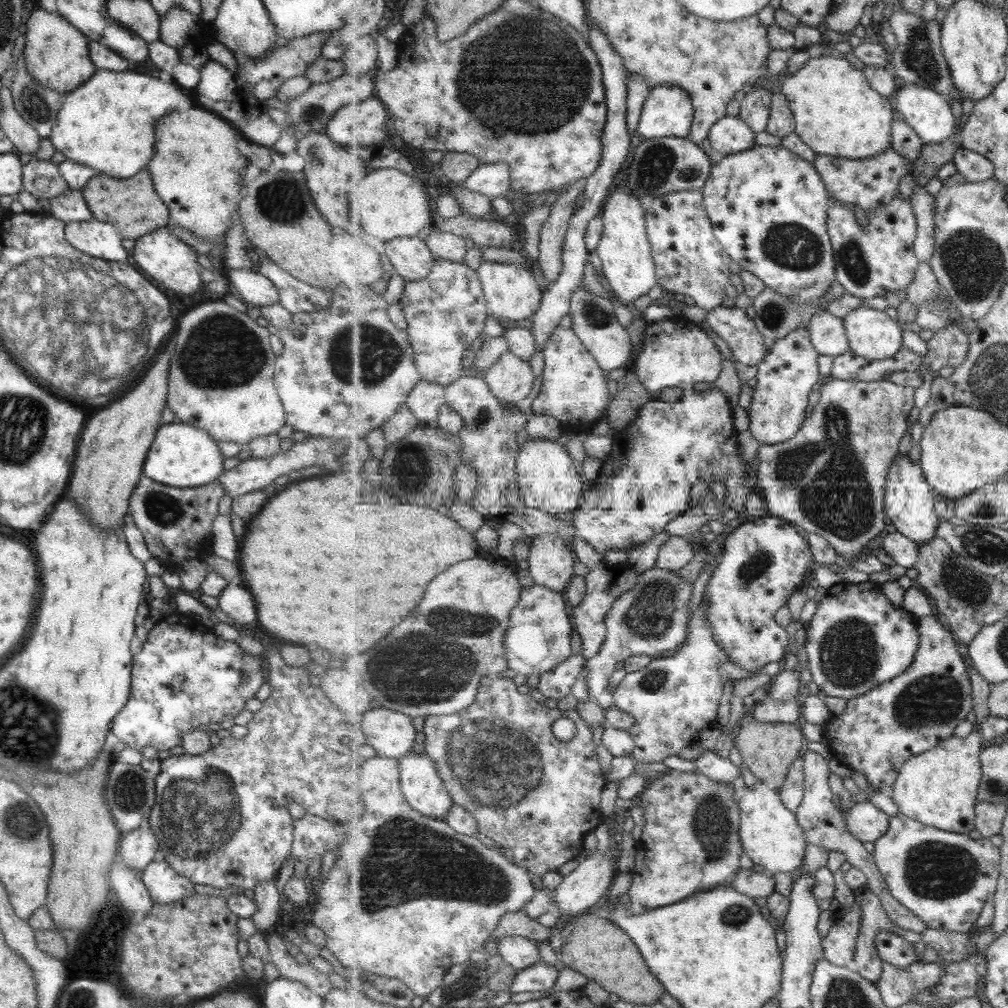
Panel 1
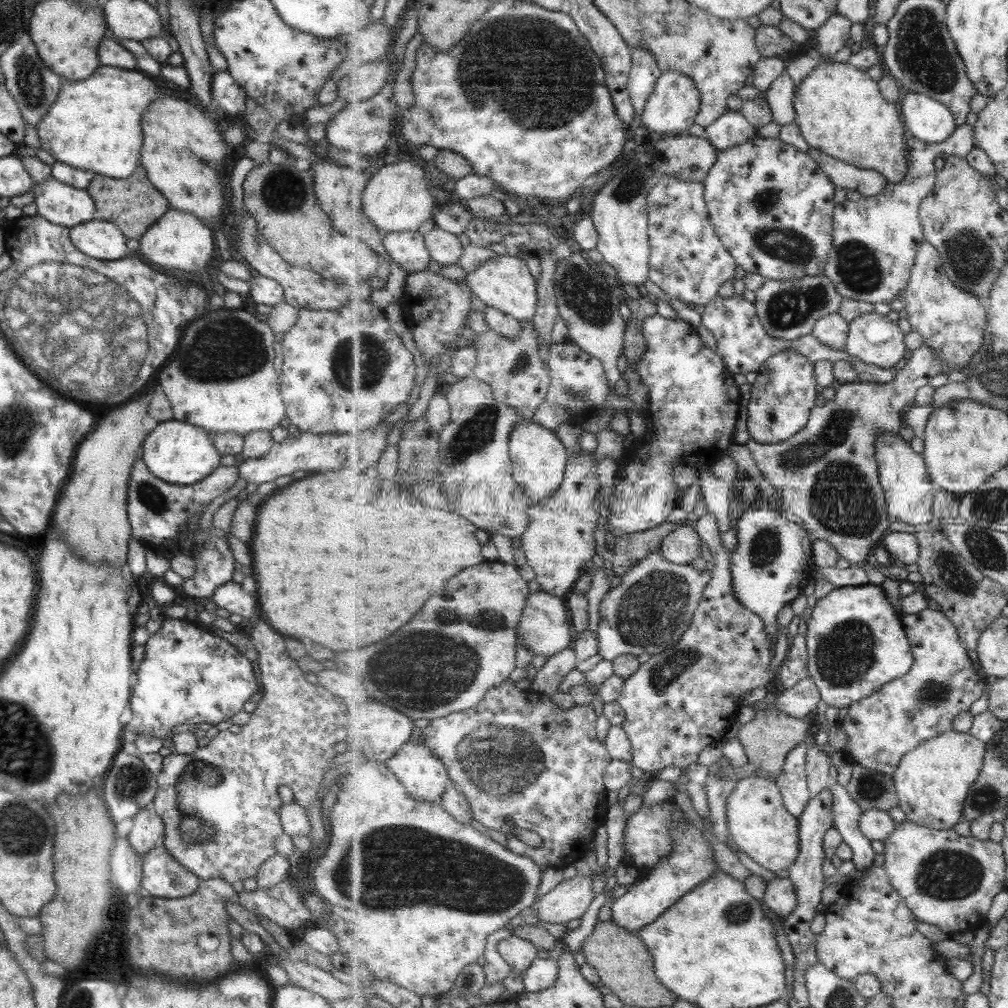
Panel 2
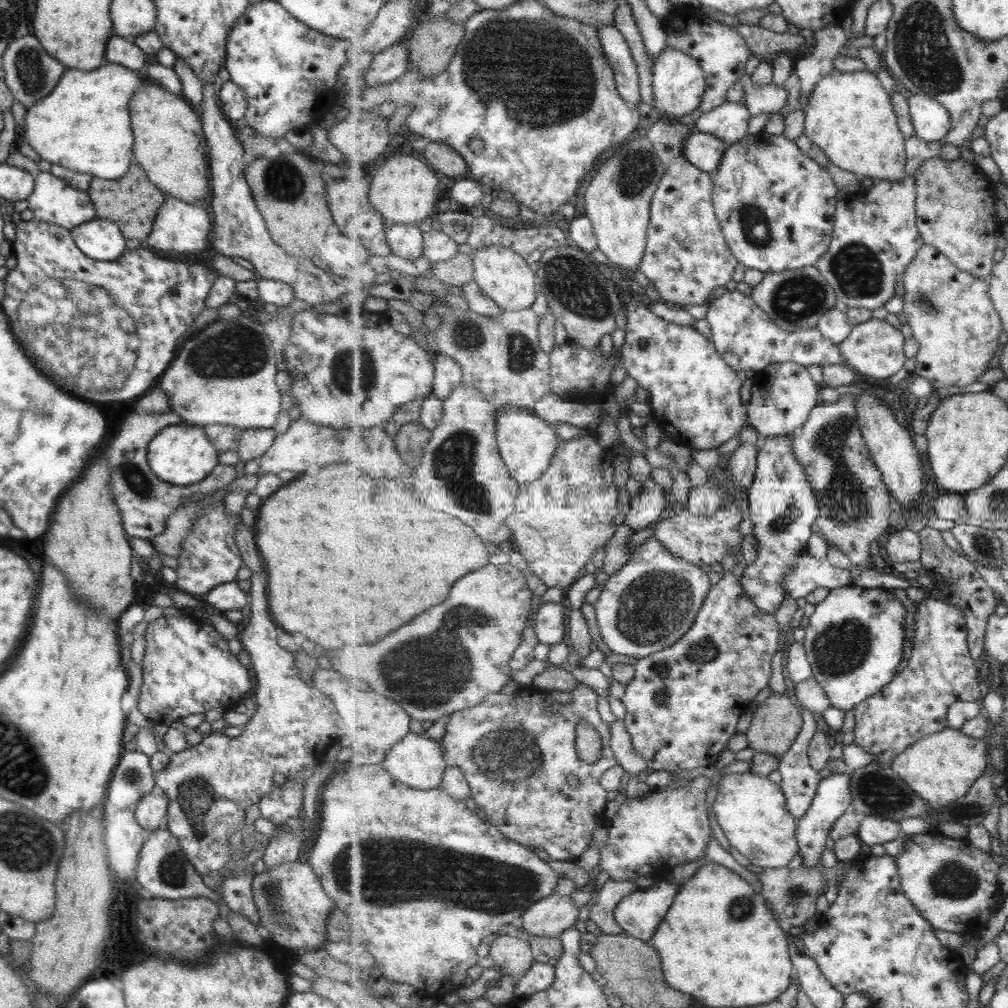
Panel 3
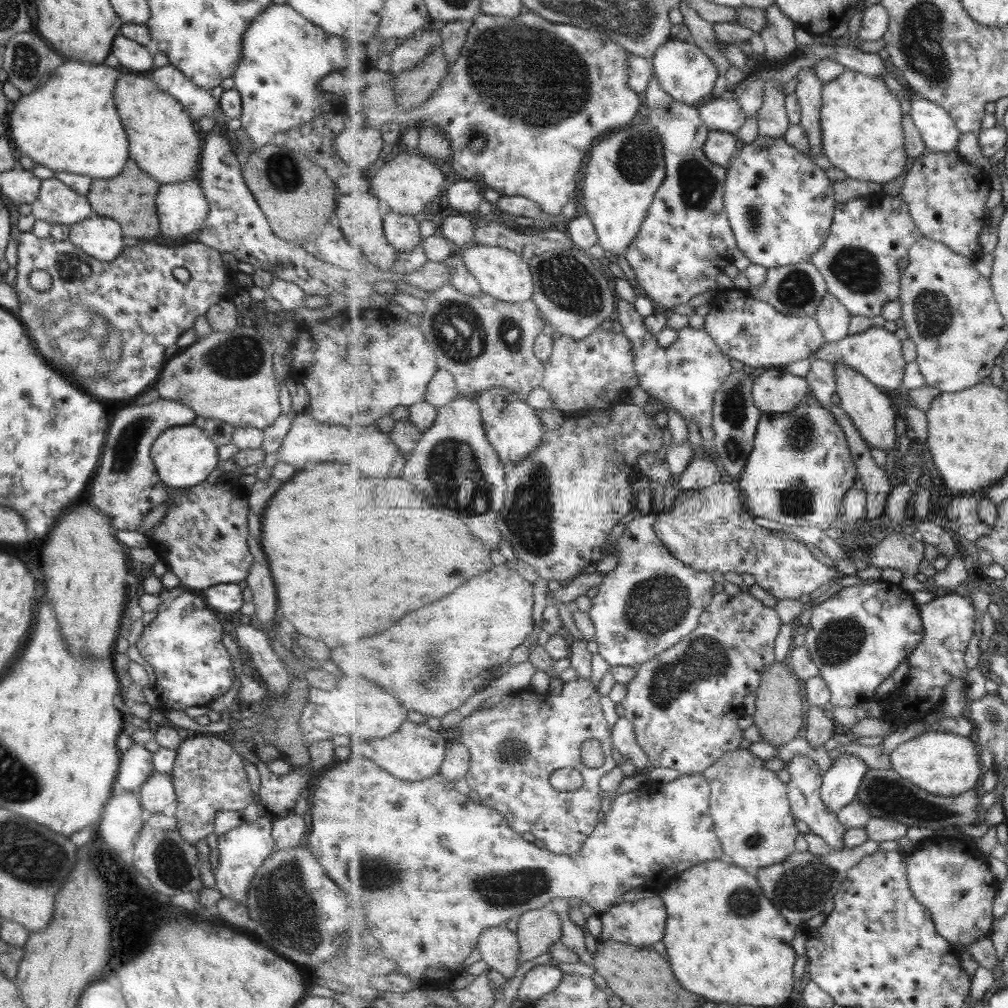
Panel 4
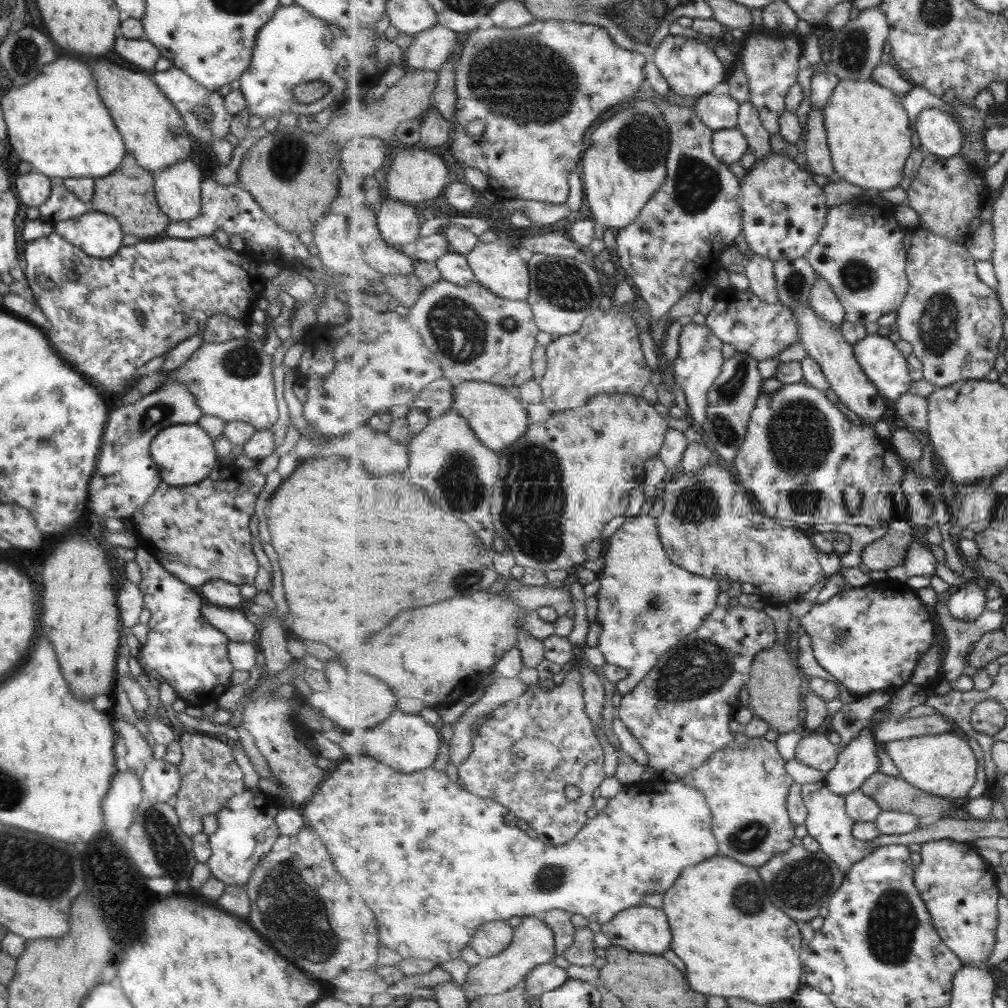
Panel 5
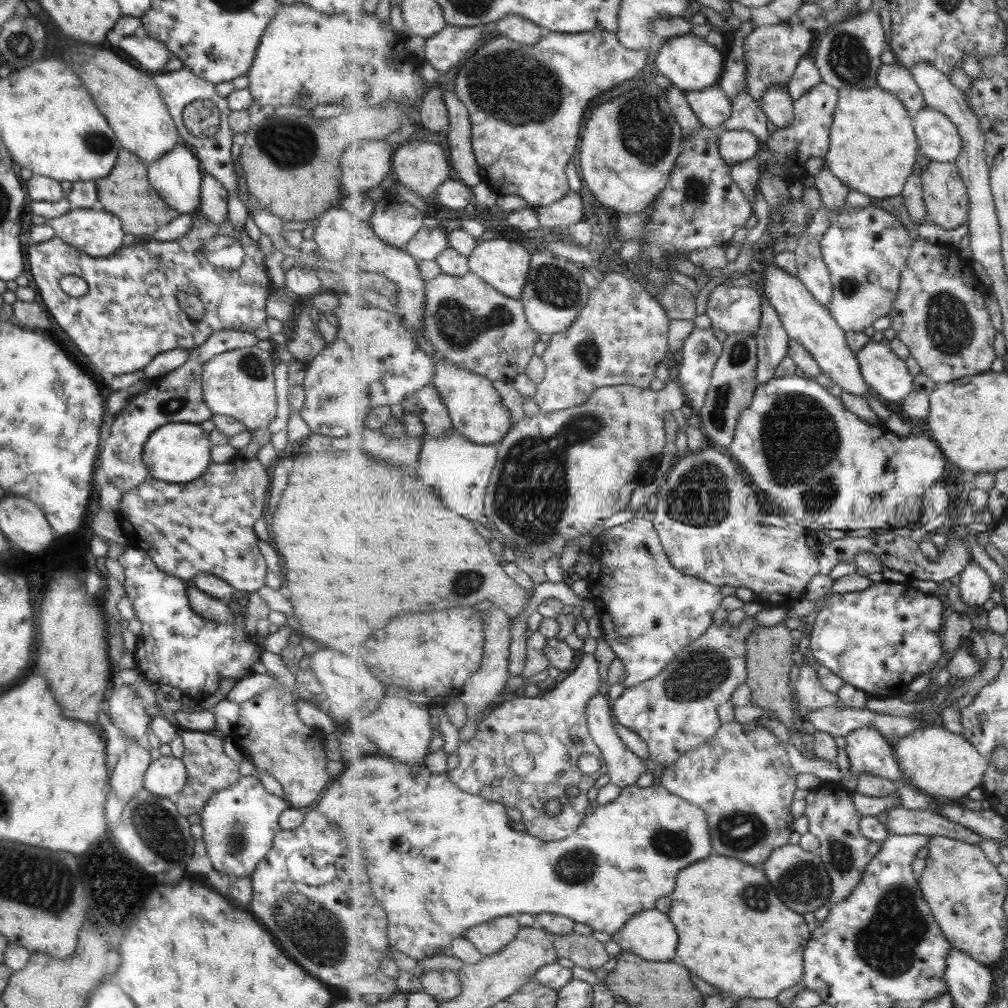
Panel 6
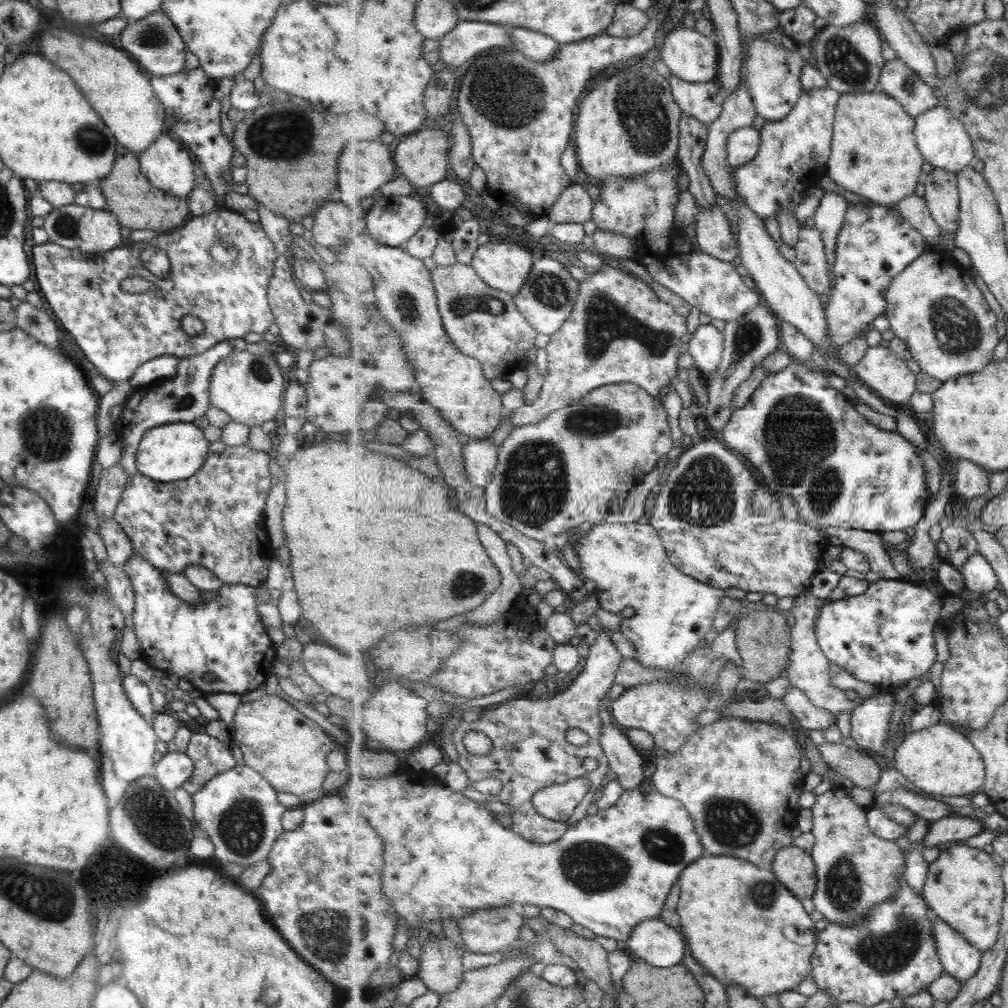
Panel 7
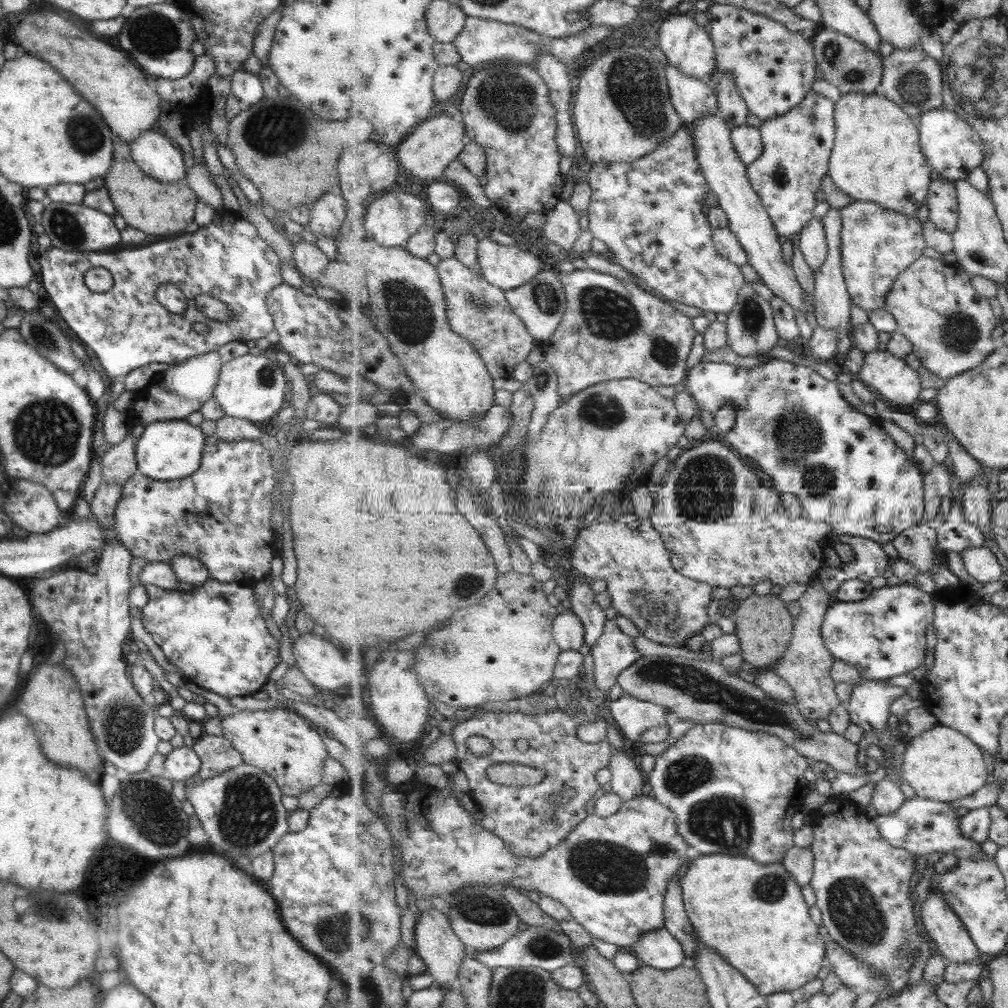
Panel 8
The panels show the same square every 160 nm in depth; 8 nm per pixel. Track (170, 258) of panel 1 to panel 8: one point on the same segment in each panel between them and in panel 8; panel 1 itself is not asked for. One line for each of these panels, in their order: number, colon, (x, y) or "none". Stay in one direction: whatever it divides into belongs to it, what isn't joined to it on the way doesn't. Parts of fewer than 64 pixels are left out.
2: (178, 241)
3: (179, 227)
4: (181, 209)
5: (177, 188)
6: (176, 176)
7: (167, 165)
8: (156, 156)

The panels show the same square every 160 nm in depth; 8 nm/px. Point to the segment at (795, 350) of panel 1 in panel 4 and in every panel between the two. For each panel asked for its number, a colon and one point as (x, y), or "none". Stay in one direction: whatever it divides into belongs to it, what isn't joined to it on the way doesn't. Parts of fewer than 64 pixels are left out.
2: (783, 396)
3: (785, 394)
4: (776, 390)

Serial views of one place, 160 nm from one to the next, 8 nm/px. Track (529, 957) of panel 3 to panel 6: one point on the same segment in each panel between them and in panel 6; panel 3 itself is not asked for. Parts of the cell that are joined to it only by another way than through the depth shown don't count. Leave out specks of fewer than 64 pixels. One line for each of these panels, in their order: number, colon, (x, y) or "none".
4: (498, 946)
5: (492, 938)
6: (490, 937)

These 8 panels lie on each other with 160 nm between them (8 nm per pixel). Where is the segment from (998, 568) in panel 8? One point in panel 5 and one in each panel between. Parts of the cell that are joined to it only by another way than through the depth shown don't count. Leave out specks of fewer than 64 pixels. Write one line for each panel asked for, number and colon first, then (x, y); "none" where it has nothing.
5: (968, 603)
6: (976, 587)
7: (980, 577)

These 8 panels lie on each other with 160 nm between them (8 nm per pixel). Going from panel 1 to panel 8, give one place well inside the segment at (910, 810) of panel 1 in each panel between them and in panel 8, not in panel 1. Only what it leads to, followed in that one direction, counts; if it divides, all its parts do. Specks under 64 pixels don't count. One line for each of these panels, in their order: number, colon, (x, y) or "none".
2: (933, 781)
3: (942, 767)
4: (943, 763)
5: (943, 764)
6: (941, 763)
7: (941, 760)
8: (944, 764)

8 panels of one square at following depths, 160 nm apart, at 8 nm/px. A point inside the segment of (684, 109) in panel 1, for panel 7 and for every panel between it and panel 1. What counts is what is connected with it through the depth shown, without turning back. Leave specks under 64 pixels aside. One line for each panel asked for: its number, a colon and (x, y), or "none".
2: (673, 107)
3: (680, 82)
4: (685, 71)
5: (692, 68)
6: (689, 62)
7: (688, 54)

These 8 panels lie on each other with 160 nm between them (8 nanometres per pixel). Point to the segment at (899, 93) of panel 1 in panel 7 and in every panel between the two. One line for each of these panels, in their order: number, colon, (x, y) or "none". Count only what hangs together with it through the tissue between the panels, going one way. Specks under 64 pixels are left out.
2: (926, 118)
3: (932, 121)
4: (939, 130)
5: (939, 133)
6: (940, 140)
7: (943, 140)

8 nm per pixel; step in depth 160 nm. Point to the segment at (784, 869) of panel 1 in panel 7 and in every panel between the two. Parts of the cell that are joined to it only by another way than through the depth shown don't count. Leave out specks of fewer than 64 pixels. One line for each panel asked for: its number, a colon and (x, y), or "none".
2: (761, 826)
3: (752, 811)
4: (751, 809)
5: (747, 784)
6: (743, 778)
7: (739, 779)

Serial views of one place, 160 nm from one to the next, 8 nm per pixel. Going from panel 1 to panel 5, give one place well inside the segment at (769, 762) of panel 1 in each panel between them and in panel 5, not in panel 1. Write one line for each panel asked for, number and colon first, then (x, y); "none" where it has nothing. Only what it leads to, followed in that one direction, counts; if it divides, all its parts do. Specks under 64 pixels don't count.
2: (767, 739)
3: (777, 722)
4: (779, 716)
5: (774, 689)

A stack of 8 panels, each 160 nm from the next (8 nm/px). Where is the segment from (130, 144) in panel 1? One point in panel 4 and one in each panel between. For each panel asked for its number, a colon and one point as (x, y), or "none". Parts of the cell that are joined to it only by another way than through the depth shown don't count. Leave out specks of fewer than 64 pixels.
2: (94, 123)
3: (83, 124)
4: (69, 125)

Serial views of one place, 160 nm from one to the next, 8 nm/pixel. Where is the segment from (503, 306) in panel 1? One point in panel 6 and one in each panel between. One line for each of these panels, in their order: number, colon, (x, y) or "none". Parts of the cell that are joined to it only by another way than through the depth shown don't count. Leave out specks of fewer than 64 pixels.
2: (504, 282)
3: (503, 274)
4: (503, 273)
5: (498, 265)
6: (505, 265)

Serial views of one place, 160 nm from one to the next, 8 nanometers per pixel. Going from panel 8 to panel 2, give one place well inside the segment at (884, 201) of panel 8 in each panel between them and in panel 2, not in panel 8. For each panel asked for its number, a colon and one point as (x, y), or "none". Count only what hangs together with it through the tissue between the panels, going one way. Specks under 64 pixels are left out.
2: (840, 109)
3: (850, 115)
4: (863, 133)
5: (868, 130)
6: (873, 147)
7: (874, 154)

